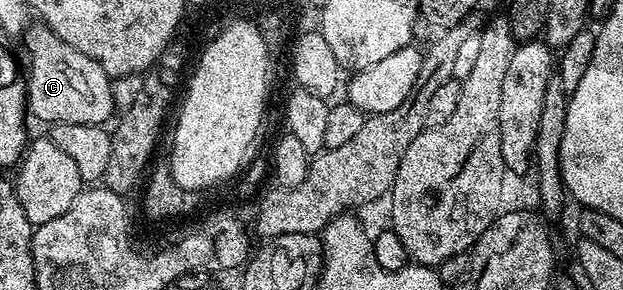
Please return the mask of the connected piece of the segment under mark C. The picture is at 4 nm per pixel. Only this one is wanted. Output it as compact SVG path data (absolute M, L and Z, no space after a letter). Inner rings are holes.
M42 21L28 26L21 36L27 46L25 59L25 82L27 85L27 109L44 125L68 123L69 125L103 125L117 108L111 92L112 76L97 65L91 57L85 57L73 45L61 41Z

